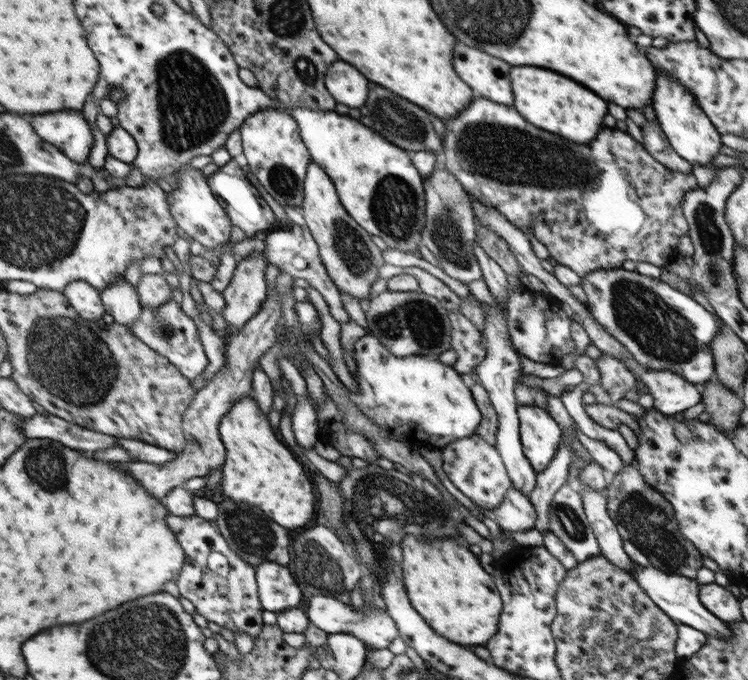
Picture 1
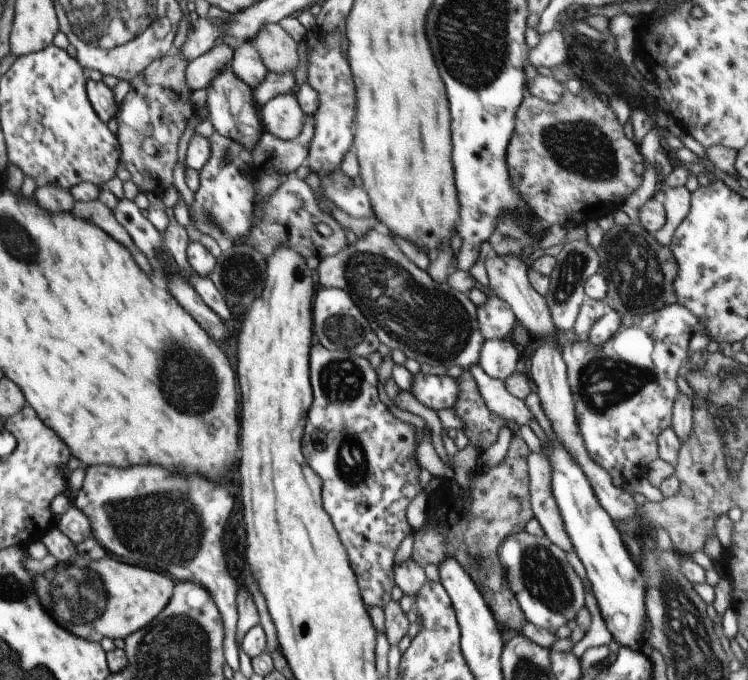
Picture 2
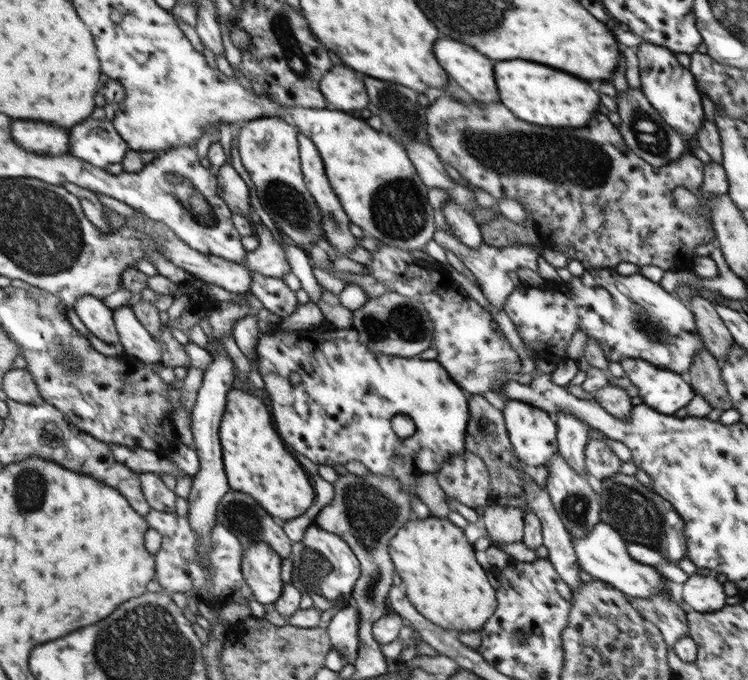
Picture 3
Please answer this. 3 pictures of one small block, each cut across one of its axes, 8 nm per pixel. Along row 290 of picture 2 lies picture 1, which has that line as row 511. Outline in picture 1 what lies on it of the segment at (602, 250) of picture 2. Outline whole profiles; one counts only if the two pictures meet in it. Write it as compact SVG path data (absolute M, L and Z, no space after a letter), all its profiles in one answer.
M624 464L615 474L614 480L607 484L604 492L608 501L608 515L614 520L622 540L628 540L640 548L654 568L666 574L676 574L696 580L698 570L703 567L703 557L696 546L680 534L680 527L670 502L648 486L639 469Z

